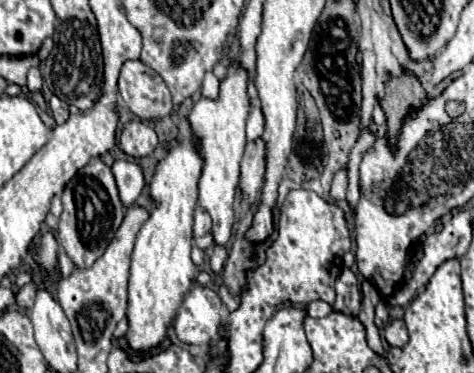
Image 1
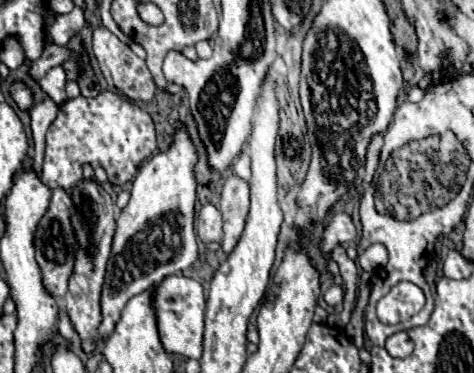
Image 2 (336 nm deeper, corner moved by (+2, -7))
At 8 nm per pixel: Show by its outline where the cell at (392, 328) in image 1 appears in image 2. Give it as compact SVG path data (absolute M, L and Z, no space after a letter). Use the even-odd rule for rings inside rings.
M394 333L392 337L386 339L386 351L392 357L408 357L414 349L414 343L408 339L408 333Z

